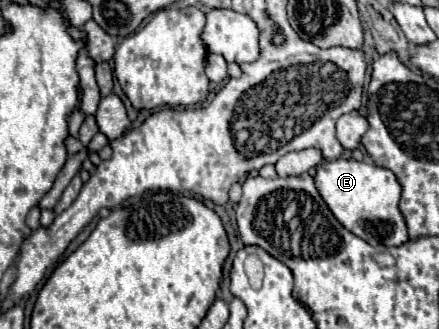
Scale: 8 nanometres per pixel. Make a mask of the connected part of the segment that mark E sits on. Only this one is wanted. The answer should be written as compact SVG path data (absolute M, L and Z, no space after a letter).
M352 158L322 162L316 166L316 186L336 220L370 246L402 246L408 242L408 228L398 208L400 184L386 168Z

